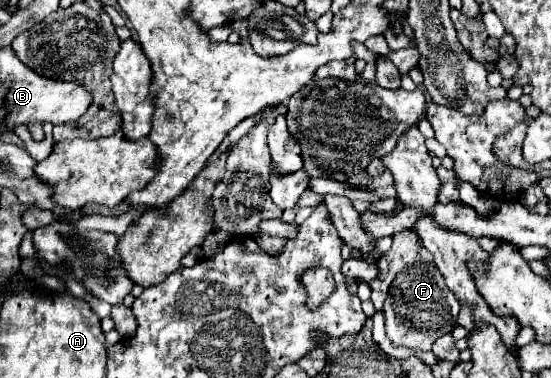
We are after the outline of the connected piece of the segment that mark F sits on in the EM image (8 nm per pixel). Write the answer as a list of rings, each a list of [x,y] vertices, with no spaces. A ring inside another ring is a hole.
[[[414,262],[412,266],[408,266],[408,270],[402,270],[390,286],[388,298],[384,302],[386,334],[394,346],[428,352],[438,336],[452,332],[458,312],[460,302],[444,284],[442,274],[432,264]]]

